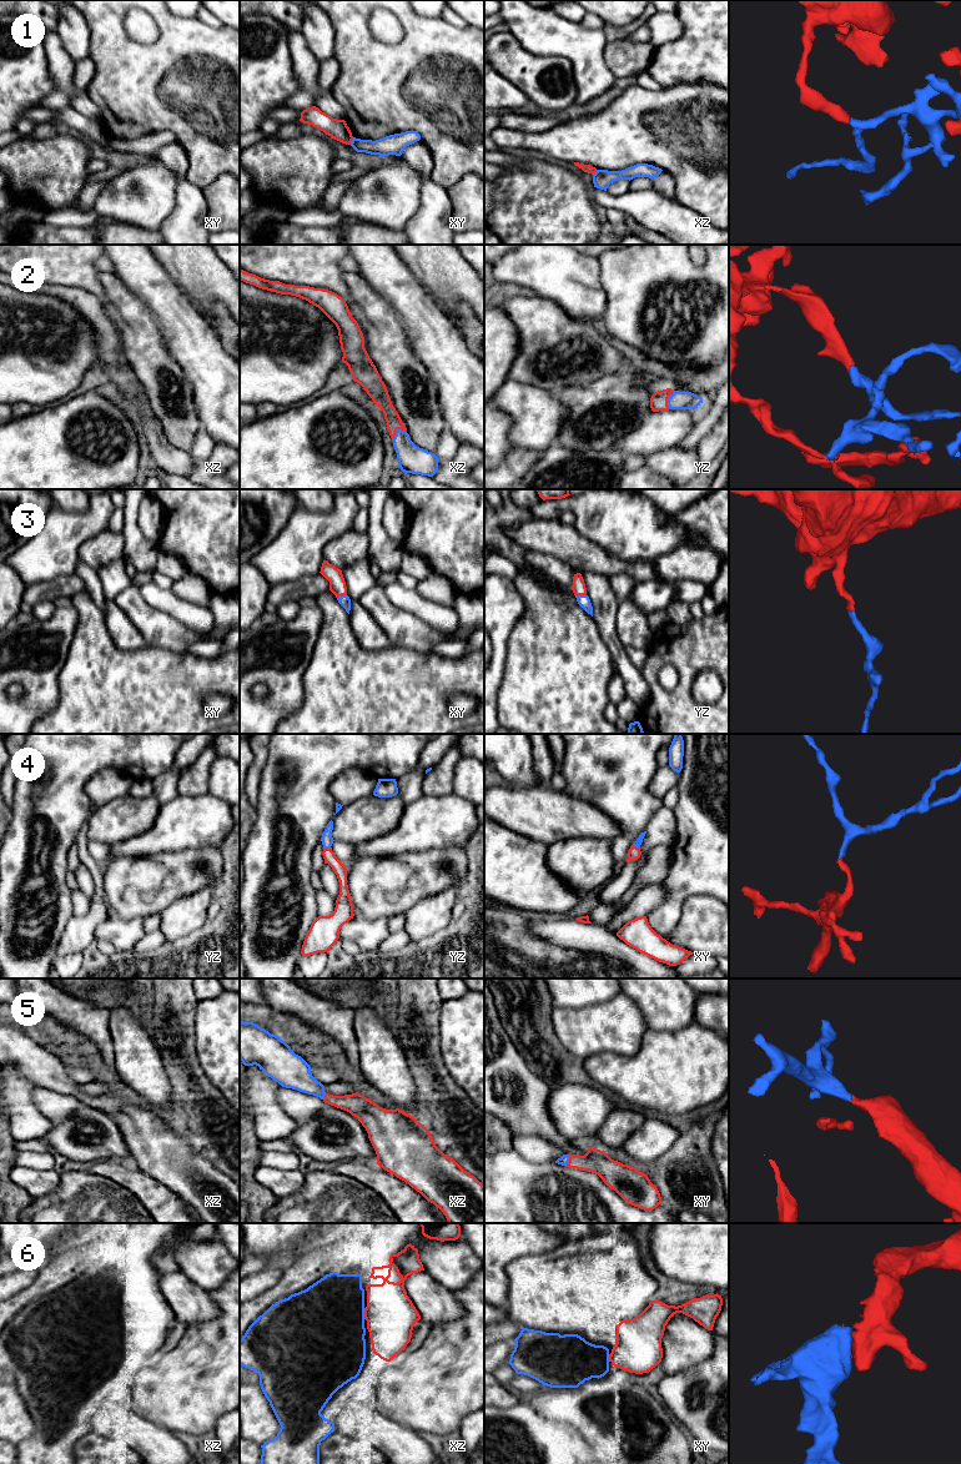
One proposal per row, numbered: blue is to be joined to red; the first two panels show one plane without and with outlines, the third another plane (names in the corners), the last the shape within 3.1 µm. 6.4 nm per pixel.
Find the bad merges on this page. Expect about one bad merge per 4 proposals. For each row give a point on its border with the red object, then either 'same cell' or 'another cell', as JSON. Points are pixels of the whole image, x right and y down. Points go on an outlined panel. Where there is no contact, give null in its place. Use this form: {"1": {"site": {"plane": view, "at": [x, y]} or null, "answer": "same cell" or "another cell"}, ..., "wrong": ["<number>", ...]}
{"1": {"site": {"plane": "xy", "at": [351, 141]}, "answer": "another cell"}, "2": {"site": {"plane": "yz", "at": [667, 400]}, "answer": "same cell"}, "3": {"site": {"plane": "yz", "at": [580, 594]}, "answer": "same cell"}, "4": {"site": {"plane": "xy", "at": [635, 846]}, "answer": "same cell"}, "5": {"site": {"plane": "xy", "at": [569, 1161]}, "answer": "same cell"}, "6": {"site": {"plane": "xz", "at": [365, 1313]}, "answer": "same cell"}, "wrong": ["1"]}

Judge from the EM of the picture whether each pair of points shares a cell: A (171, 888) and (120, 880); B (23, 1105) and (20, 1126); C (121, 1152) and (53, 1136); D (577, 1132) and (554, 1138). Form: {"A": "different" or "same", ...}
{"A": "same", "B": "same", "C": "same", "D": "different"}

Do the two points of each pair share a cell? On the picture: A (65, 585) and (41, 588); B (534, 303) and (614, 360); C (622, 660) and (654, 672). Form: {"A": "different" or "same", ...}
{"A": "same", "B": "same", "C": "different"}

